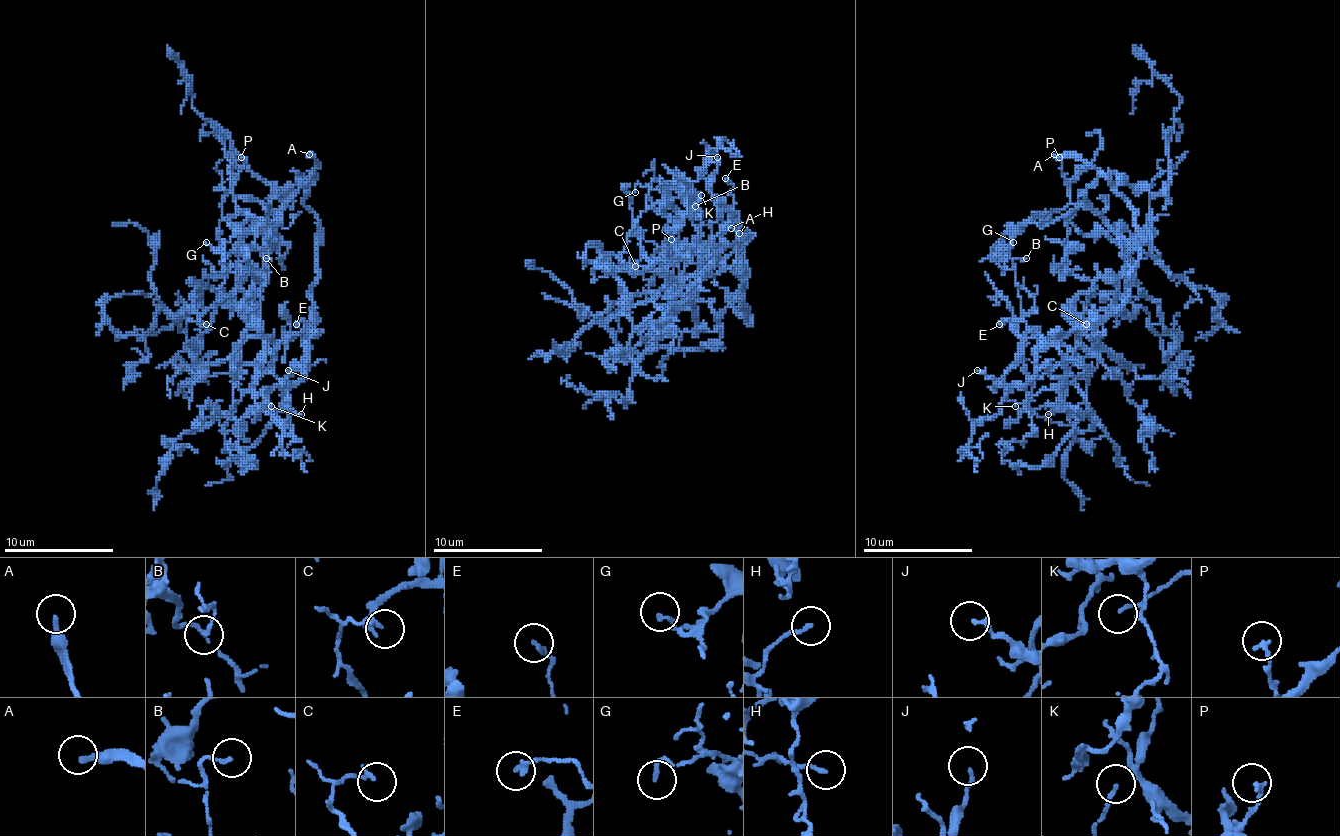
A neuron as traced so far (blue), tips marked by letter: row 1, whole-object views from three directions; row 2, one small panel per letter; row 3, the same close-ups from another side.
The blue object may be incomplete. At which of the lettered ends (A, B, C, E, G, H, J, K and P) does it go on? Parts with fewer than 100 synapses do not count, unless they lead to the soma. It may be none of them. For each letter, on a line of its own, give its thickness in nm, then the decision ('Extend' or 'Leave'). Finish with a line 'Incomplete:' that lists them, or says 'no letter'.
A: Thickness 280 nm. Extend
B: Thickness 130 nm. Leave
C: Thickness 150 nm. Leave
E: Thickness 170 nm. Leave
G: Thickness 160 nm. Leave
H: Thickness 150 nm. Leave
J: Thickness 180 nm. Leave
K: Thickness 90 nm. Leave
P: Thickness 180 nm. Leave
Incomplete: A

